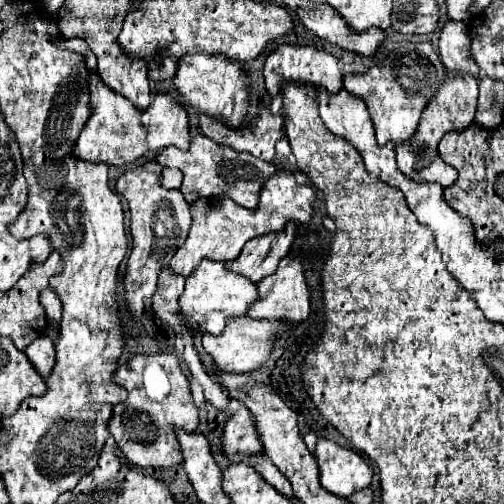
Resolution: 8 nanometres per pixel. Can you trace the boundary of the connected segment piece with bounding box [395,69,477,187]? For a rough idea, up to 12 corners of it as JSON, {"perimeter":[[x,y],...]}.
{"perimeter":[[445,69],[423,109],[415,141],[395,149],[399,169],[419,183],[453,185],[439,157],[443,135],[473,123],[477,79]]}

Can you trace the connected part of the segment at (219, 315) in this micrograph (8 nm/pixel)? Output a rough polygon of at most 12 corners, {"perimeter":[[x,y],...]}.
{"perimeter":[[221,261],[185,279],[179,313],[221,335],[257,287]]}

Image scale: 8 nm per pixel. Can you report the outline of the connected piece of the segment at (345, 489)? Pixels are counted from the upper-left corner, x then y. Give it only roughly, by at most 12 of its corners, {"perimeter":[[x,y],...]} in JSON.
{"perimeter":[[319,439],[321,485],[337,497],[369,487],[373,469],[357,451]]}

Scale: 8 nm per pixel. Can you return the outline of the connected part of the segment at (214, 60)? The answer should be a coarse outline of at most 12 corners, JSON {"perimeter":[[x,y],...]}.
{"perimeter":[[211,55],[179,59],[183,101],[241,127],[249,79]]}

